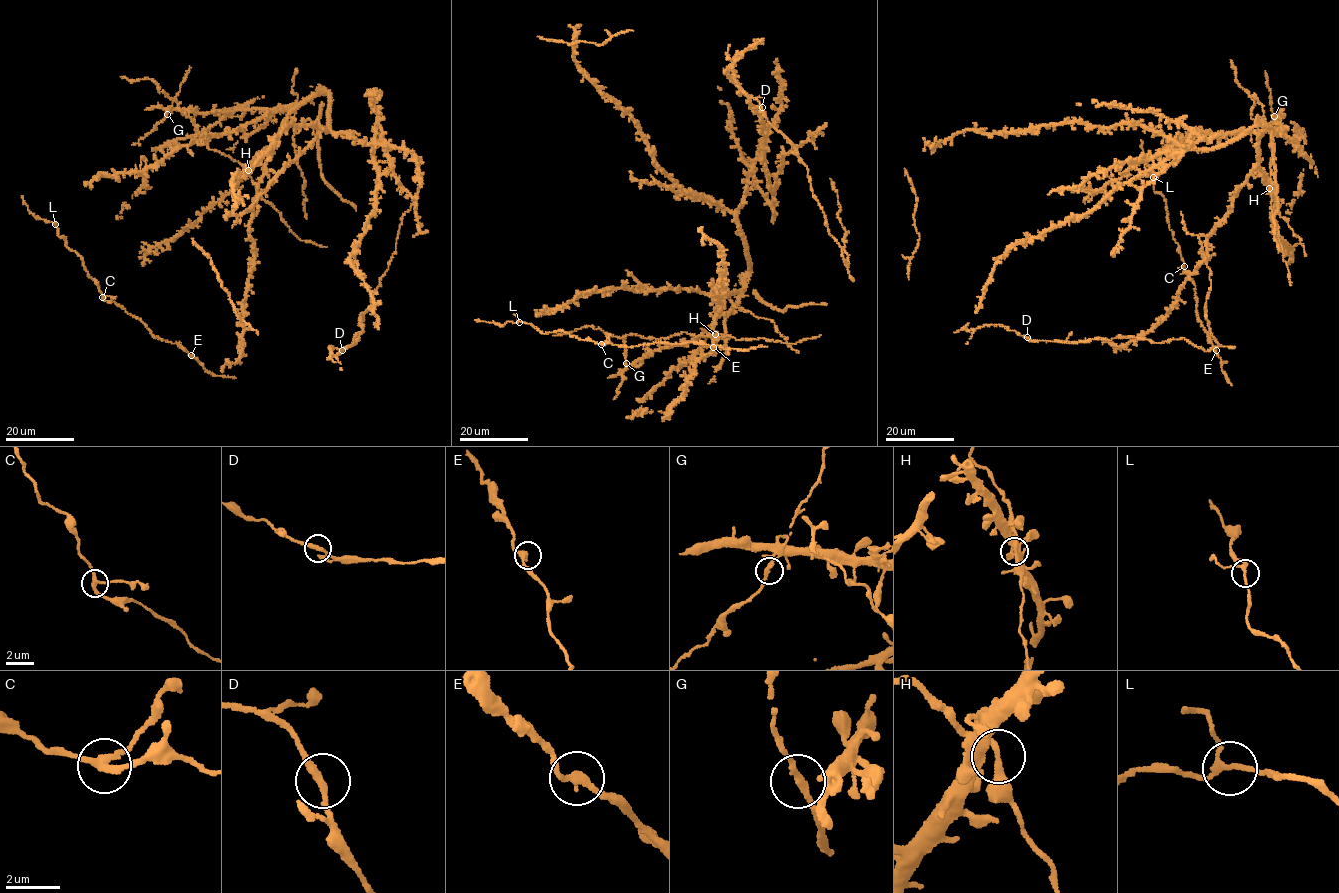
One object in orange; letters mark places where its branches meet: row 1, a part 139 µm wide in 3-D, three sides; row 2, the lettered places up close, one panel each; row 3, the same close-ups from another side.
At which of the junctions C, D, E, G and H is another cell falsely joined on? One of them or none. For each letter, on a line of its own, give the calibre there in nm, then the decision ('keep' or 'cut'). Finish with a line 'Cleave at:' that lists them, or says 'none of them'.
C: 240 nm | keep
D: 260 nm | keep
E: 260 nm | keep
G: 190 nm | keep
H: 200 nm | keep
Cleave at: none of them

